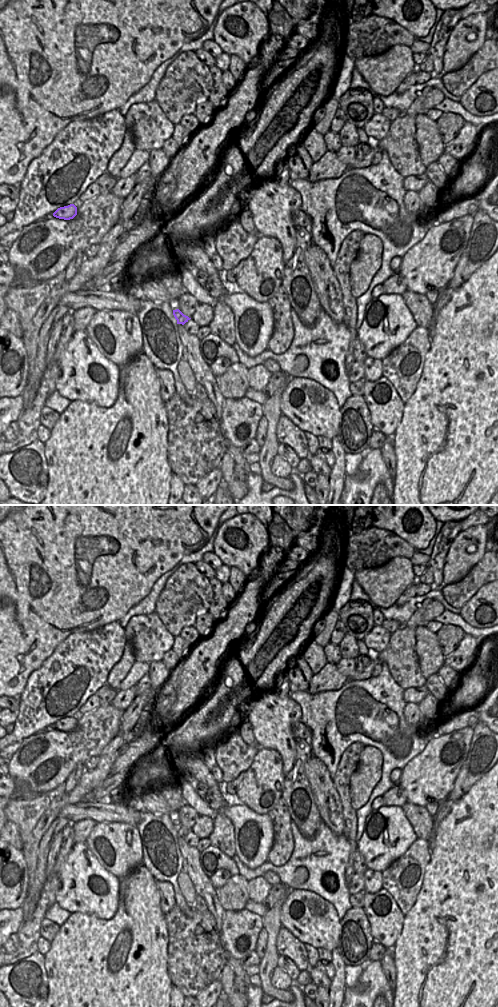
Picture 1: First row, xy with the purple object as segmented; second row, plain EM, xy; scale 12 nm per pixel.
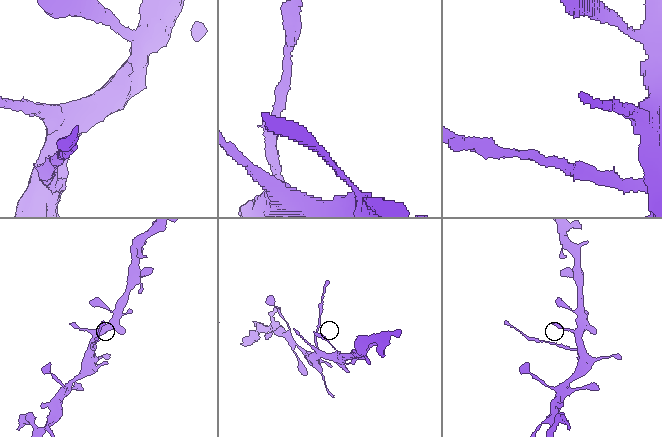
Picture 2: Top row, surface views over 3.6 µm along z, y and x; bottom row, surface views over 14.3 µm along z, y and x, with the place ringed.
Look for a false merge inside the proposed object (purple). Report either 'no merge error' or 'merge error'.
merge error

